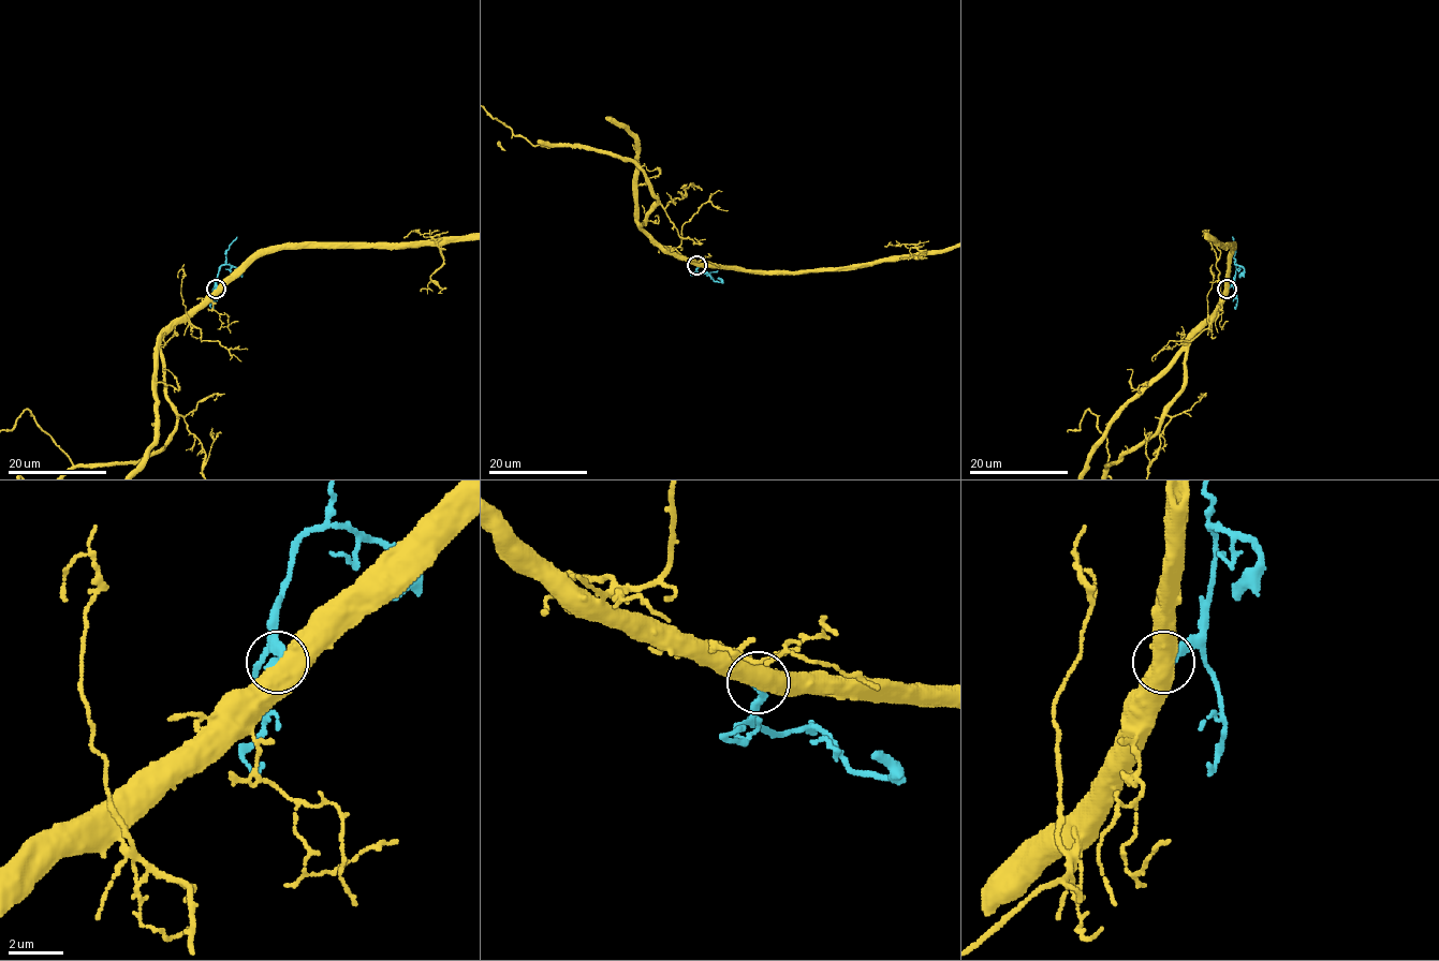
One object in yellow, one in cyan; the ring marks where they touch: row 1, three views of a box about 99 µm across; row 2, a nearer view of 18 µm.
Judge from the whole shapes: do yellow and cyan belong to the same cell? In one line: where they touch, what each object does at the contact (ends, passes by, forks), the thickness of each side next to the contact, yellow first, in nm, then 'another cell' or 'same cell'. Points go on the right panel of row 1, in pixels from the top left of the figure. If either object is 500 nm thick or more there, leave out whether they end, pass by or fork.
at (1227, 289); 600 nm thick on the yellow side, 380 nm on the other; another cell

